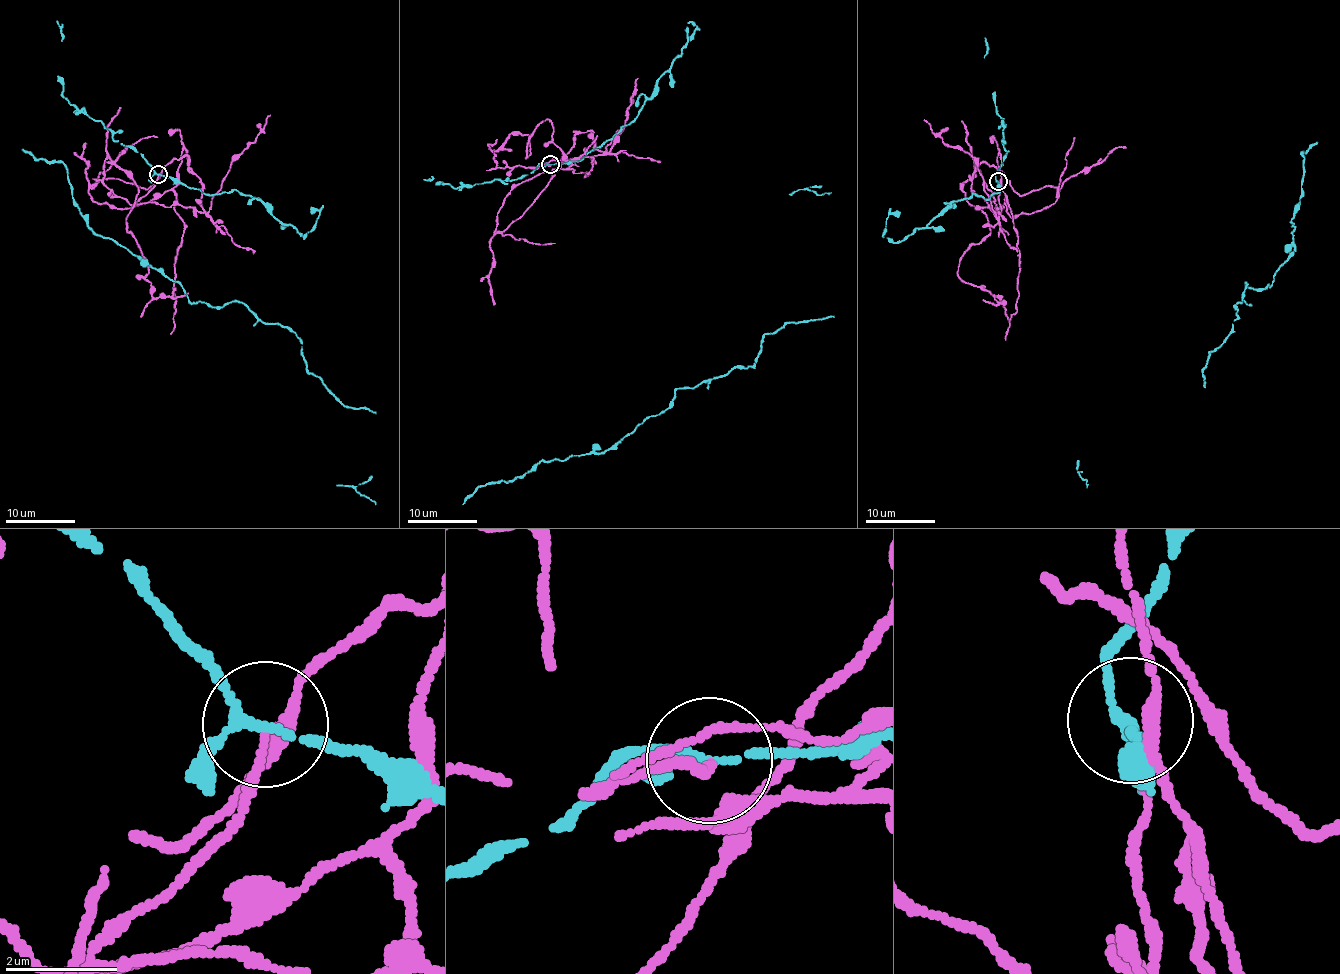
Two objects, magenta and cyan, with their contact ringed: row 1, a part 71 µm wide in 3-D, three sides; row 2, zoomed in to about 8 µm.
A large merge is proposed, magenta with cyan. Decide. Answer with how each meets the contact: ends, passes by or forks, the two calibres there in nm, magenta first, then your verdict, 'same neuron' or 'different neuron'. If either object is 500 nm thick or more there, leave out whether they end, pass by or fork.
magenta passes by; cyan forks; calibres 90 and 130 nm; different neuron

